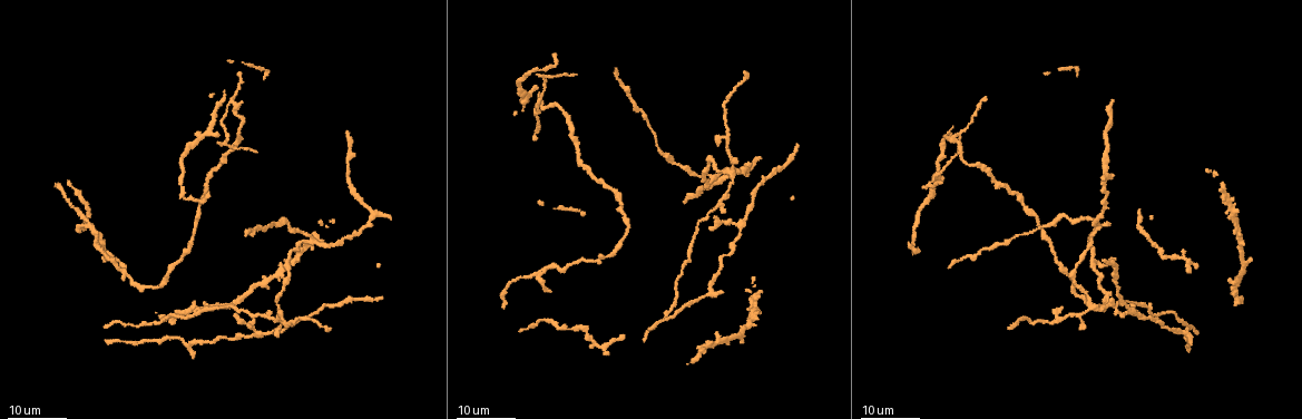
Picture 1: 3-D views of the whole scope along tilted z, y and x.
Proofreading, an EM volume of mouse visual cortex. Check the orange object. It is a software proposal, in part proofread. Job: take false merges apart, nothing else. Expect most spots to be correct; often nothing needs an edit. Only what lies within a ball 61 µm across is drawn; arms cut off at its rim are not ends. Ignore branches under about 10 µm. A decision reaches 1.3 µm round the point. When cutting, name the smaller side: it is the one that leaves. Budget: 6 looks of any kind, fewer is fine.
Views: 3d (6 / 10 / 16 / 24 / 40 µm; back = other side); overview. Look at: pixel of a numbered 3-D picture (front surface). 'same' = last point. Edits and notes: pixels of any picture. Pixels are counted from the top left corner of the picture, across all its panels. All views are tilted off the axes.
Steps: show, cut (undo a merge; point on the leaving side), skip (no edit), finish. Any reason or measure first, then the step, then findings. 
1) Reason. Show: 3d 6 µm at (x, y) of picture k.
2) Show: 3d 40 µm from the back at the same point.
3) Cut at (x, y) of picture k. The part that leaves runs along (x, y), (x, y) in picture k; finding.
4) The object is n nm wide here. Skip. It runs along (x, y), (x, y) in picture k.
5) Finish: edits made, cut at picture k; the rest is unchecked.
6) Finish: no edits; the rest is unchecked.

Three-way junction. Show: 3d 16 µm at (1091, 307) of picture 1.

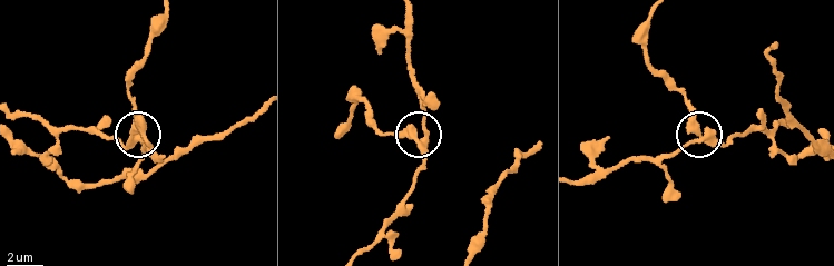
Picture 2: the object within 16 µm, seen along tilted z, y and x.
Show: 3d 10 µm at (695, 132) of picture 2.

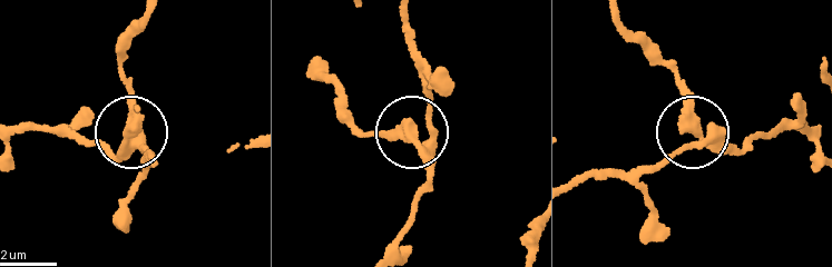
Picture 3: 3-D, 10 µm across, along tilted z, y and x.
The object is 350 nm wide here. Cut at (432, 187) of picture 3. The part that leaves runs along (421, 151), (426, 185), (397, 251) in picture 3; two cells meet here.

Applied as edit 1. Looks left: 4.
Show: 3d 24 µm at (739, 229) of picture 1.

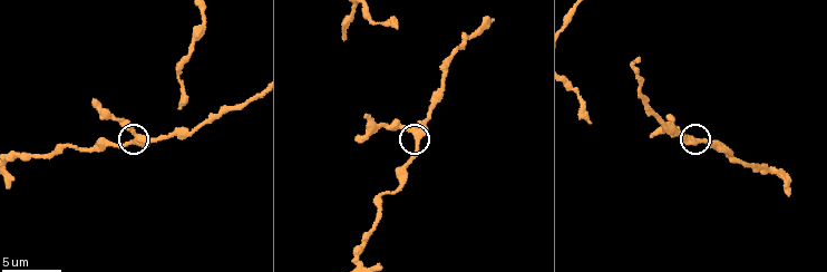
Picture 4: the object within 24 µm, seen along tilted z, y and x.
Show: 3d 6 µm at (135, 141) of picture 4.

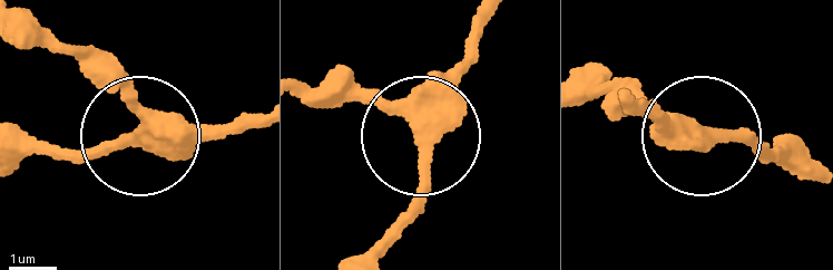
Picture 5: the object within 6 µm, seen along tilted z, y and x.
Skip. One cell here.

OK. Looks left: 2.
Three-way junction. Show: 3d 6 µm at (782, 173) of picture 4.

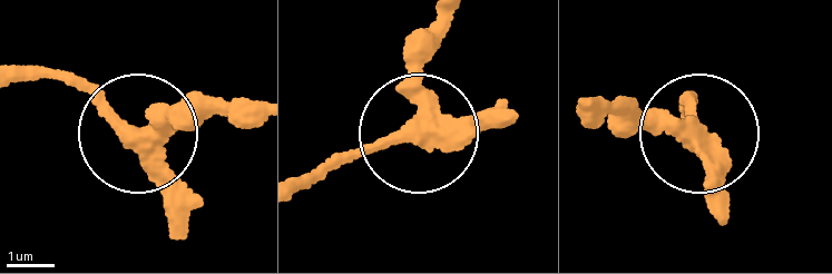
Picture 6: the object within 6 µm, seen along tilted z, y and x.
Skip. It runs along (254, 111), (136, 129), (43, 75) in picture 6; continuous, no second cell.

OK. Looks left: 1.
Finish: edits made, cut at picture 3; the rest is unchecked.

